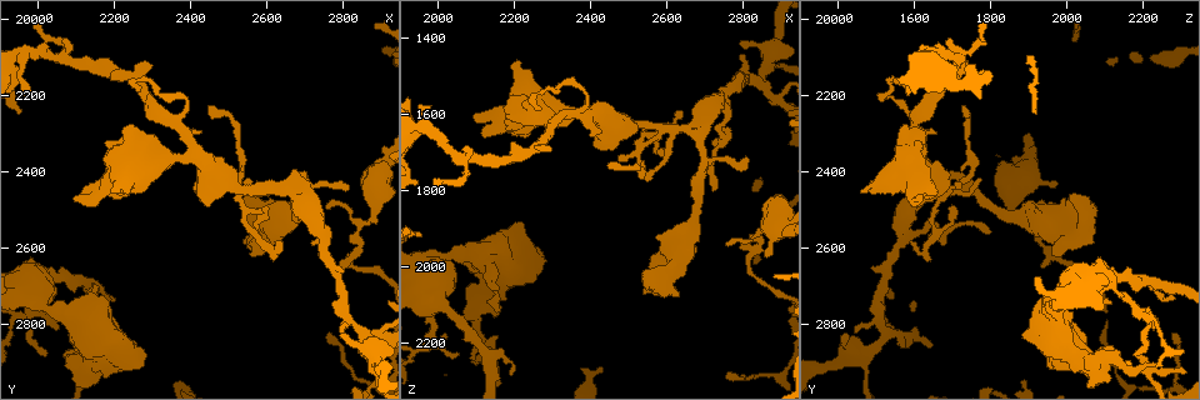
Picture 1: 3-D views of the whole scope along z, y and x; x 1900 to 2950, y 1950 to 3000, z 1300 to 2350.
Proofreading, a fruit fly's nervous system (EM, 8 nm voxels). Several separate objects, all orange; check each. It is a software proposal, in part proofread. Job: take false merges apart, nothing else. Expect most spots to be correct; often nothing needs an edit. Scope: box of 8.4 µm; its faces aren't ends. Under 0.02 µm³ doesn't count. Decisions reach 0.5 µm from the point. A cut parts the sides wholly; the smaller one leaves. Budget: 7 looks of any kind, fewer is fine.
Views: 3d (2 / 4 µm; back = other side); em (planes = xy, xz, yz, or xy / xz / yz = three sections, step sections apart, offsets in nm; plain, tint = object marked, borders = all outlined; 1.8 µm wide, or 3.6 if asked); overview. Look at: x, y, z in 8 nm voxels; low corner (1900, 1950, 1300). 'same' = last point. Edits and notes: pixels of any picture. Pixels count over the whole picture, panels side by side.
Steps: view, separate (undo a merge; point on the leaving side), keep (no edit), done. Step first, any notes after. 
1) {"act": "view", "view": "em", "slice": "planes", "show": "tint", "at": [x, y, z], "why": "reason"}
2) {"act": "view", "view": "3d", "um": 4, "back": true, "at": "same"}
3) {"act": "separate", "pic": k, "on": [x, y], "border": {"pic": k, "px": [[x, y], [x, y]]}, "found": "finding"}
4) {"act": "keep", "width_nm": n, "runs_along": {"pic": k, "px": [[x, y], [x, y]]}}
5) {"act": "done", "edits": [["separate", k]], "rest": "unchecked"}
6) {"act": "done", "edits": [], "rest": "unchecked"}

{"act": "view", "view": "3d", "um": 2, "back": true, "at": [2585, 2445, 1630], "why": "four or more arms meet"}

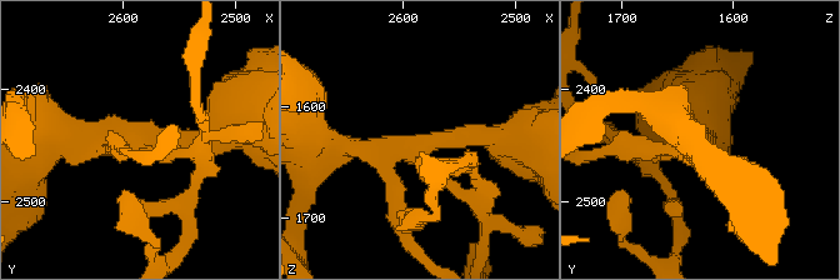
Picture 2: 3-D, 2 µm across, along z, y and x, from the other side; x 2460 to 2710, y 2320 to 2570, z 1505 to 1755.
{"act": "view", "view": "em", "slice": "xy", "step": 4, "show": "tint", "at": [2584, 2446, 1634]}

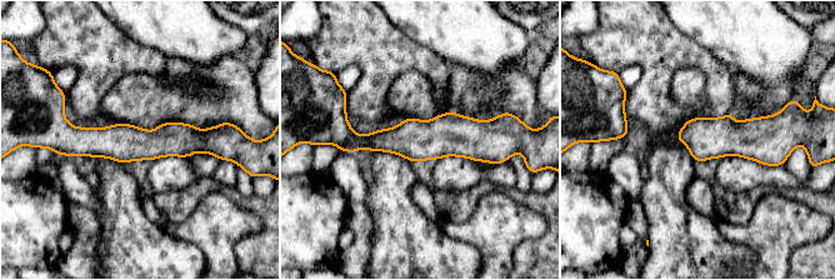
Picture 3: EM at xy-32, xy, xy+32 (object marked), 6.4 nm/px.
{"act": "view", "view": "em", "slice": "planes", "show": "tint", "at": "same"}

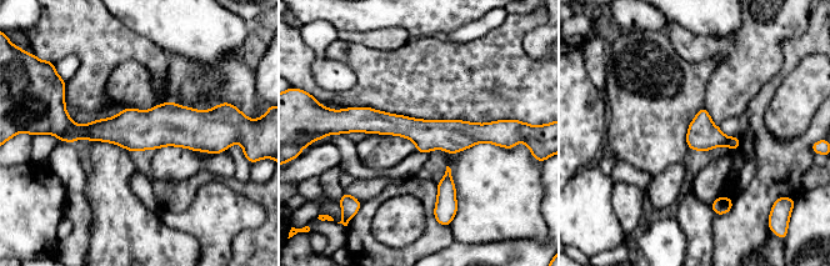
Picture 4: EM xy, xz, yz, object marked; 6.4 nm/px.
{"act": "keep", "runs_along": {"pic": 4, "px": [[64, 124], [70, 130], [214, 136]]}, "found": "one neuron here"}

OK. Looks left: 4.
{"act": "view", "view": "3d", "um": 2, "at": [2095, 2910, 2150], "why": "thick turns thin"}

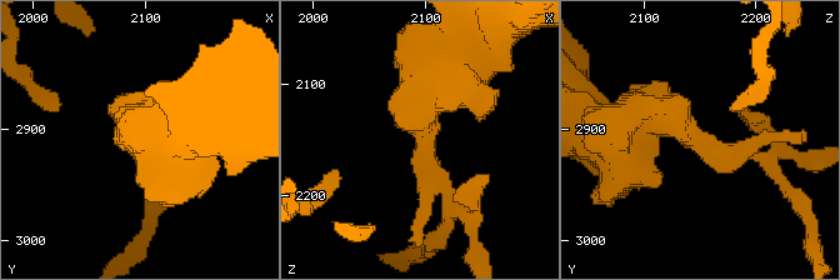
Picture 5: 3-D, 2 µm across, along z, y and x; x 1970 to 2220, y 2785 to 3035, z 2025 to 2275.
{"act": "view", "view": "em", "slice": "planes", "show": "tint", "at": [2096, 2908, 2142]}

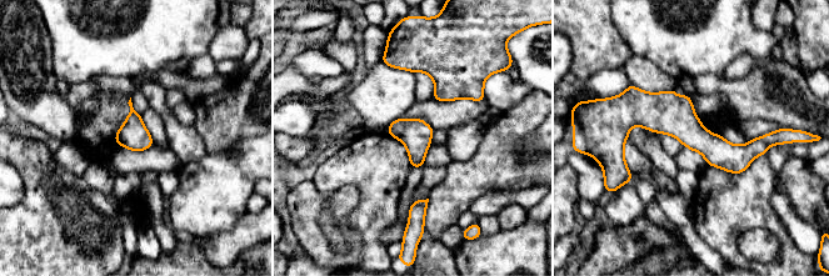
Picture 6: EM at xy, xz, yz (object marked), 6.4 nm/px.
{"act": "keep", "runs_along": {"pic": 6, "px": [[618, 131], [677, 118], [718, 151], [768, 142]]}, "found": "all the same neuron"}

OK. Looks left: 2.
{"act": "view", "view": "em", "um": 3.6, "slice": "planes", "show": "tint", "at": [2085, 2765, 1970], "why": "three-way junction"}

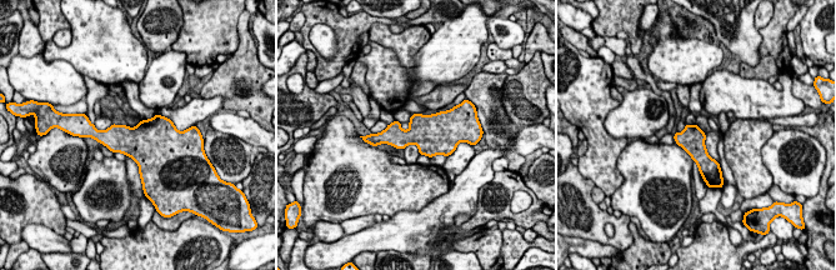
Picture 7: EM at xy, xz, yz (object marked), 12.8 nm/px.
{"act": "keep", "found": "all the same neuron"}

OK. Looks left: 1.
{"act": "done", "edits": [], "rest": "unchecked"}

